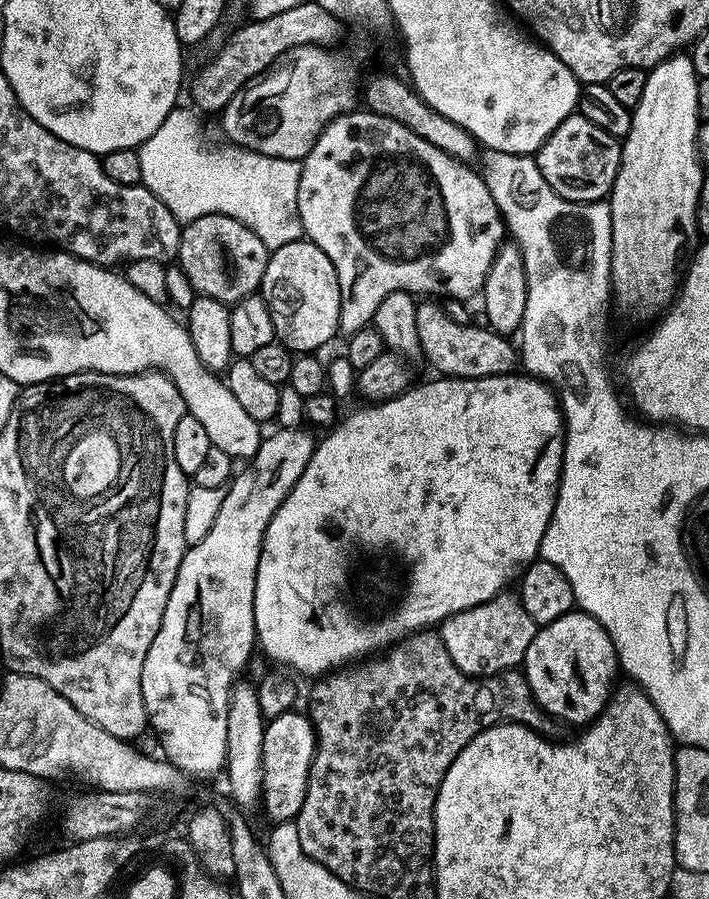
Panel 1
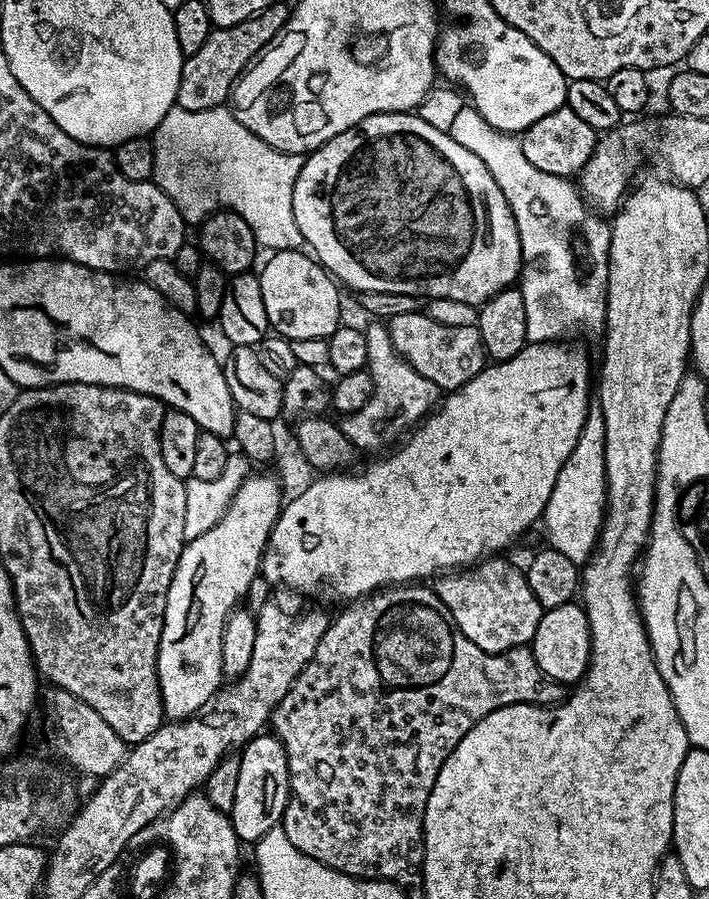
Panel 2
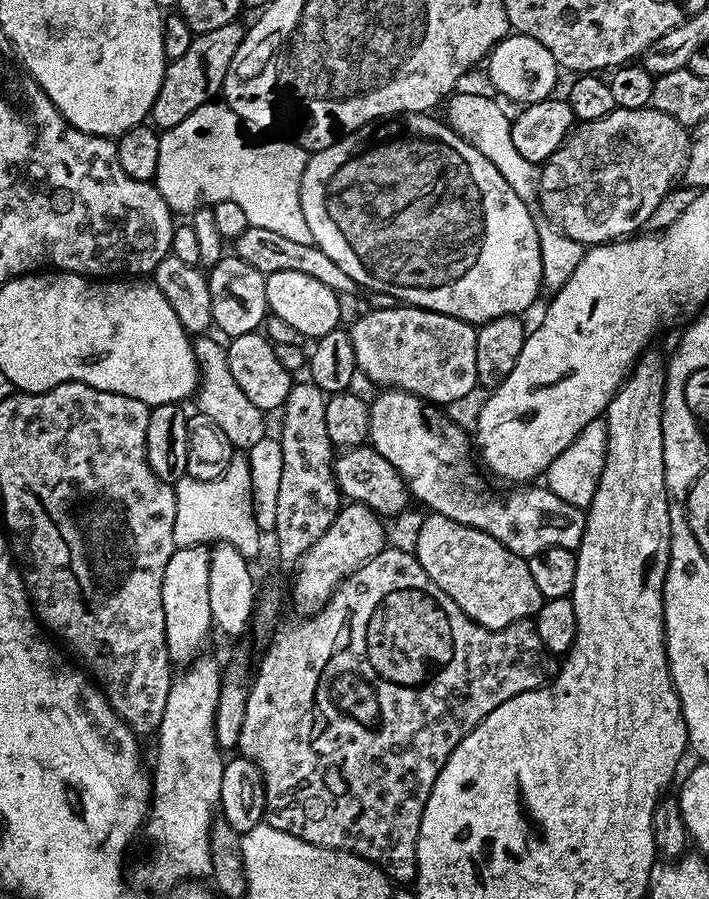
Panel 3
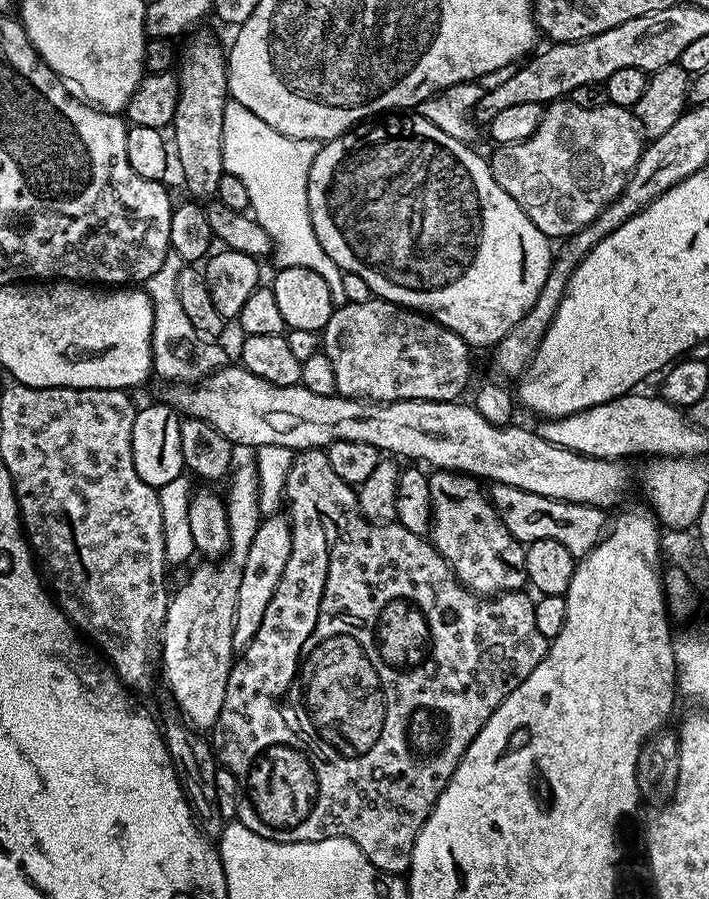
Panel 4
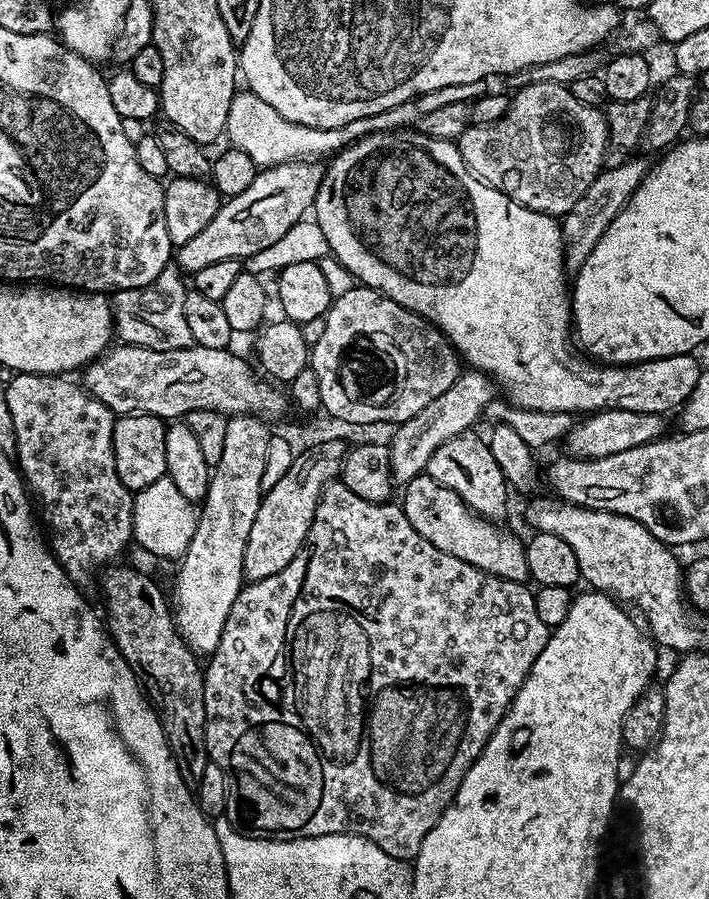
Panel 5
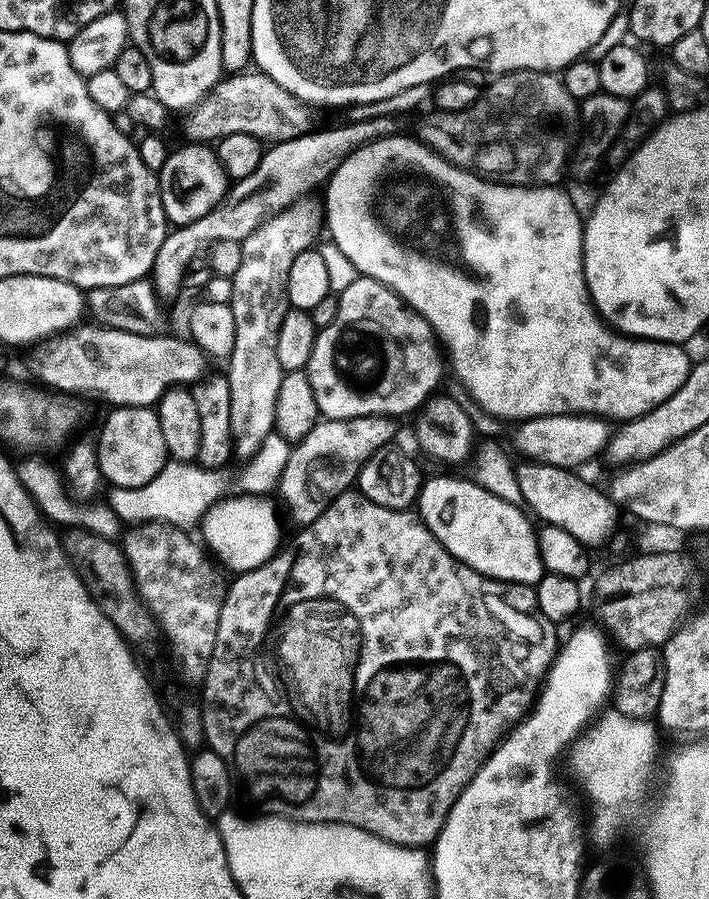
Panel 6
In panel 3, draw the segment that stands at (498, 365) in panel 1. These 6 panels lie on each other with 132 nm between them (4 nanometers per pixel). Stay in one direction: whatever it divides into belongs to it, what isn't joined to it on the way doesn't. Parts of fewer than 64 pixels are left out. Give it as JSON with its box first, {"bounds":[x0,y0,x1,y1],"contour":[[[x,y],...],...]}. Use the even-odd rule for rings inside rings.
{"bounds":[350,306,478,406],"contour":[[[392,306],[396,308],[376,308],[365,311],[350,325],[350,335],[354,342],[354,358],[361,377],[380,384],[381,389],[401,388],[420,397],[421,400],[445,406],[455,400],[464,400],[472,391],[477,391],[476,375],[478,362],[474,362],[476,353],[476,328],[446,314],[431,312],[428,308],[411,306]]]}

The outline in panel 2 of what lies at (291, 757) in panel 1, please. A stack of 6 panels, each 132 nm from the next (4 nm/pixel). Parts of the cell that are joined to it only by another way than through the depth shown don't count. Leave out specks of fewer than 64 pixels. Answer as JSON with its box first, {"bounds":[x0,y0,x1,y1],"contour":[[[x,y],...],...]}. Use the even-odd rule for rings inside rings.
{"bounds":[230,734,288,842],"contour":[[[275,734],[252,737],[239,753],[238,786],[234,793],[234,806],[230,813],[232,829],[242,842],[255,842],[283,821],[288,805],[287,752]]]}

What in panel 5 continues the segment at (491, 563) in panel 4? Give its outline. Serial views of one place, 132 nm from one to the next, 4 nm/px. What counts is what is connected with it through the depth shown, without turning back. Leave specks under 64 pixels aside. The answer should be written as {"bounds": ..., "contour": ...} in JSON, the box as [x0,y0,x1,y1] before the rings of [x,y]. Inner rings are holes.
{"bounds":[426,430,510,522],"contour":[[[476,430],[462,432],[442,442],[442,446],[438,446],[438,450],[434,450],[430,458],[426,475],[437,480],[442,486],[454,490],[458,498],[462,498],[472,511],[485,520],[500,522],[507,517],[510,485],[498,462],[494,462],[494,454],[487,439],[483,435],[480,437]]]}

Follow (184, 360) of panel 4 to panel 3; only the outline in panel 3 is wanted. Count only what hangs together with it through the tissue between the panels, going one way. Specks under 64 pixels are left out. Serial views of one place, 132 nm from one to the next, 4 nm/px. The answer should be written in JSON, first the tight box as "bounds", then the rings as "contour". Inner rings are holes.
{"bounds":[194,334,269,450],"contour":[[[200,334],[196,340],[196,364],[200,367],[200,380],[198,376],[198,387],[194,392],[194,401],[198,407],[199,415],[210,418],[220,427],[222,434],[232,444],[233,449],[248,450],[257,445],[269,435],[266,414],[234,382],[234,374],[230,374],[230,362],[228,361],[228,350],[223,343],[211,340],[211,335]]]}

